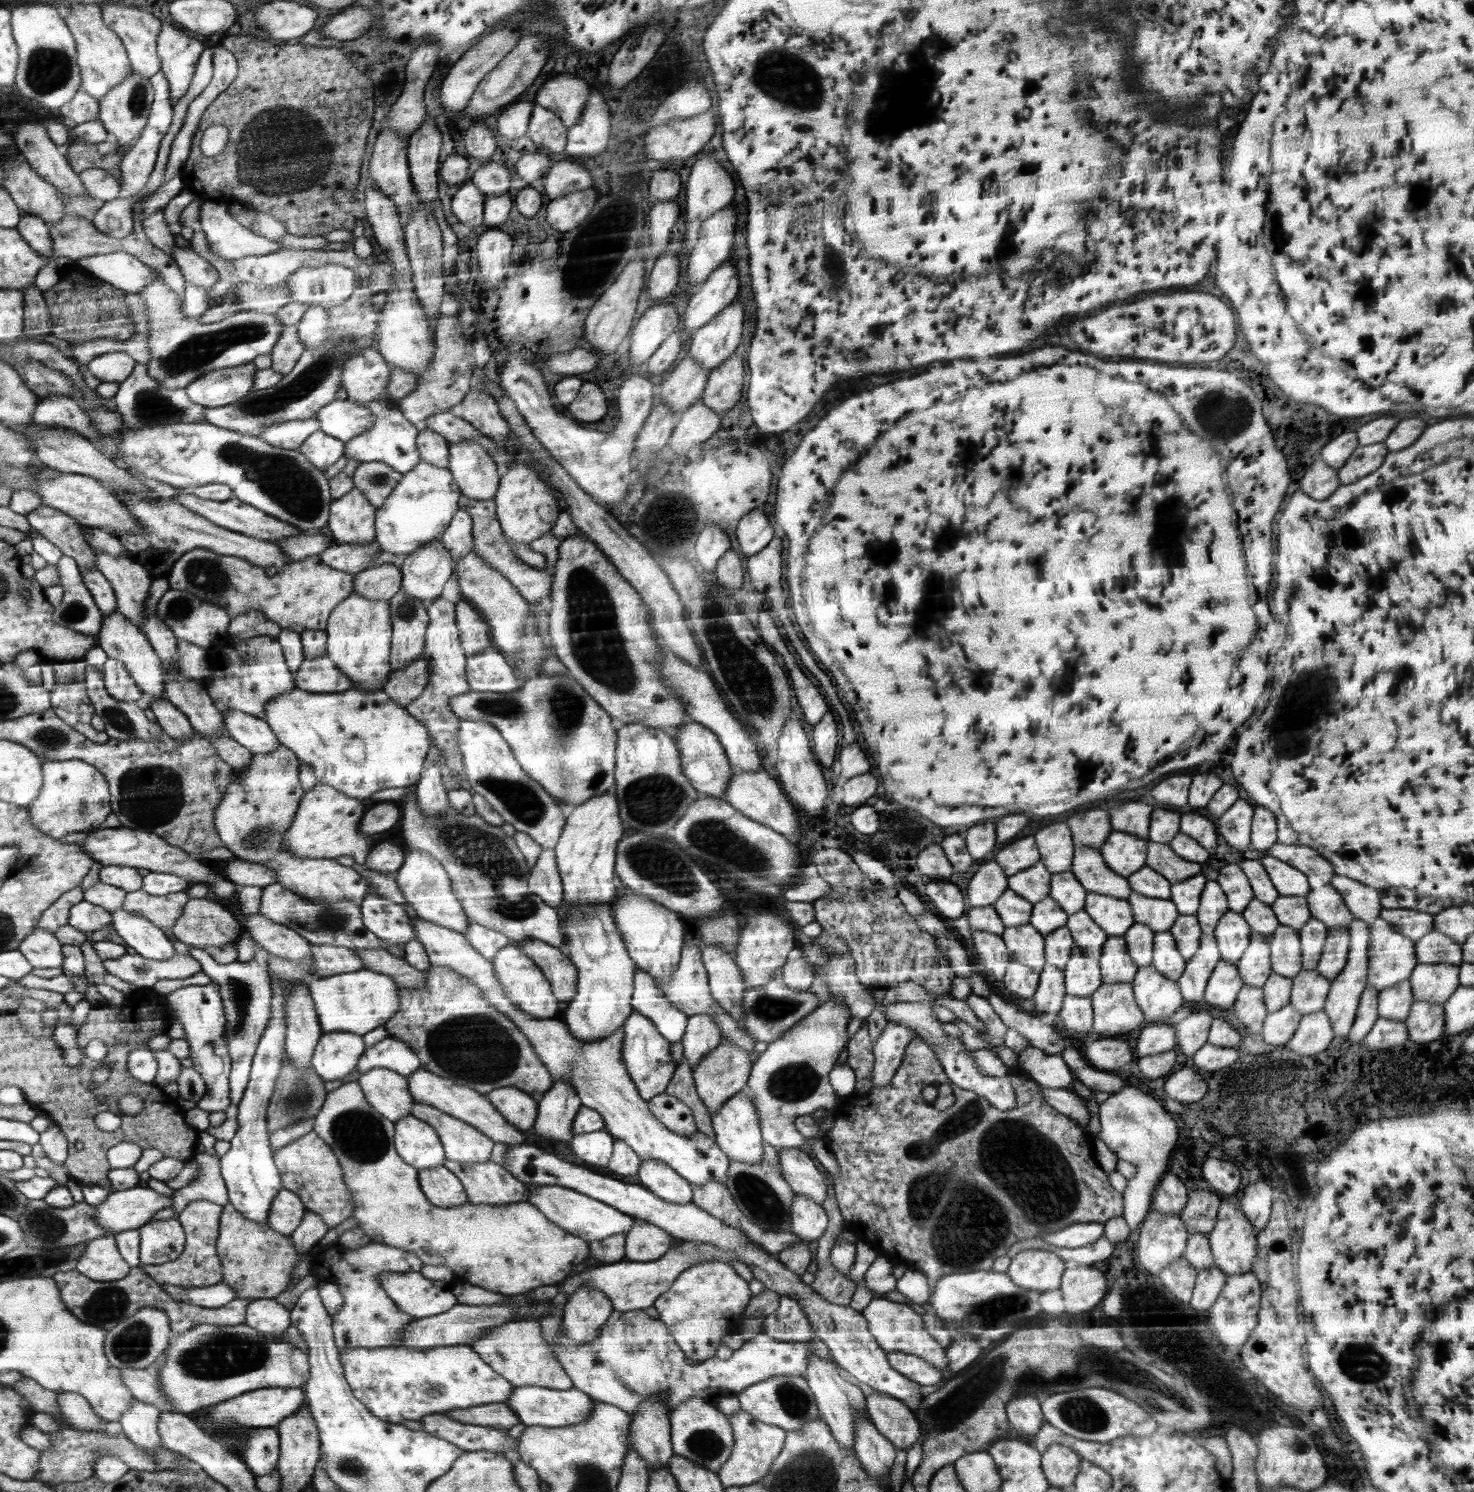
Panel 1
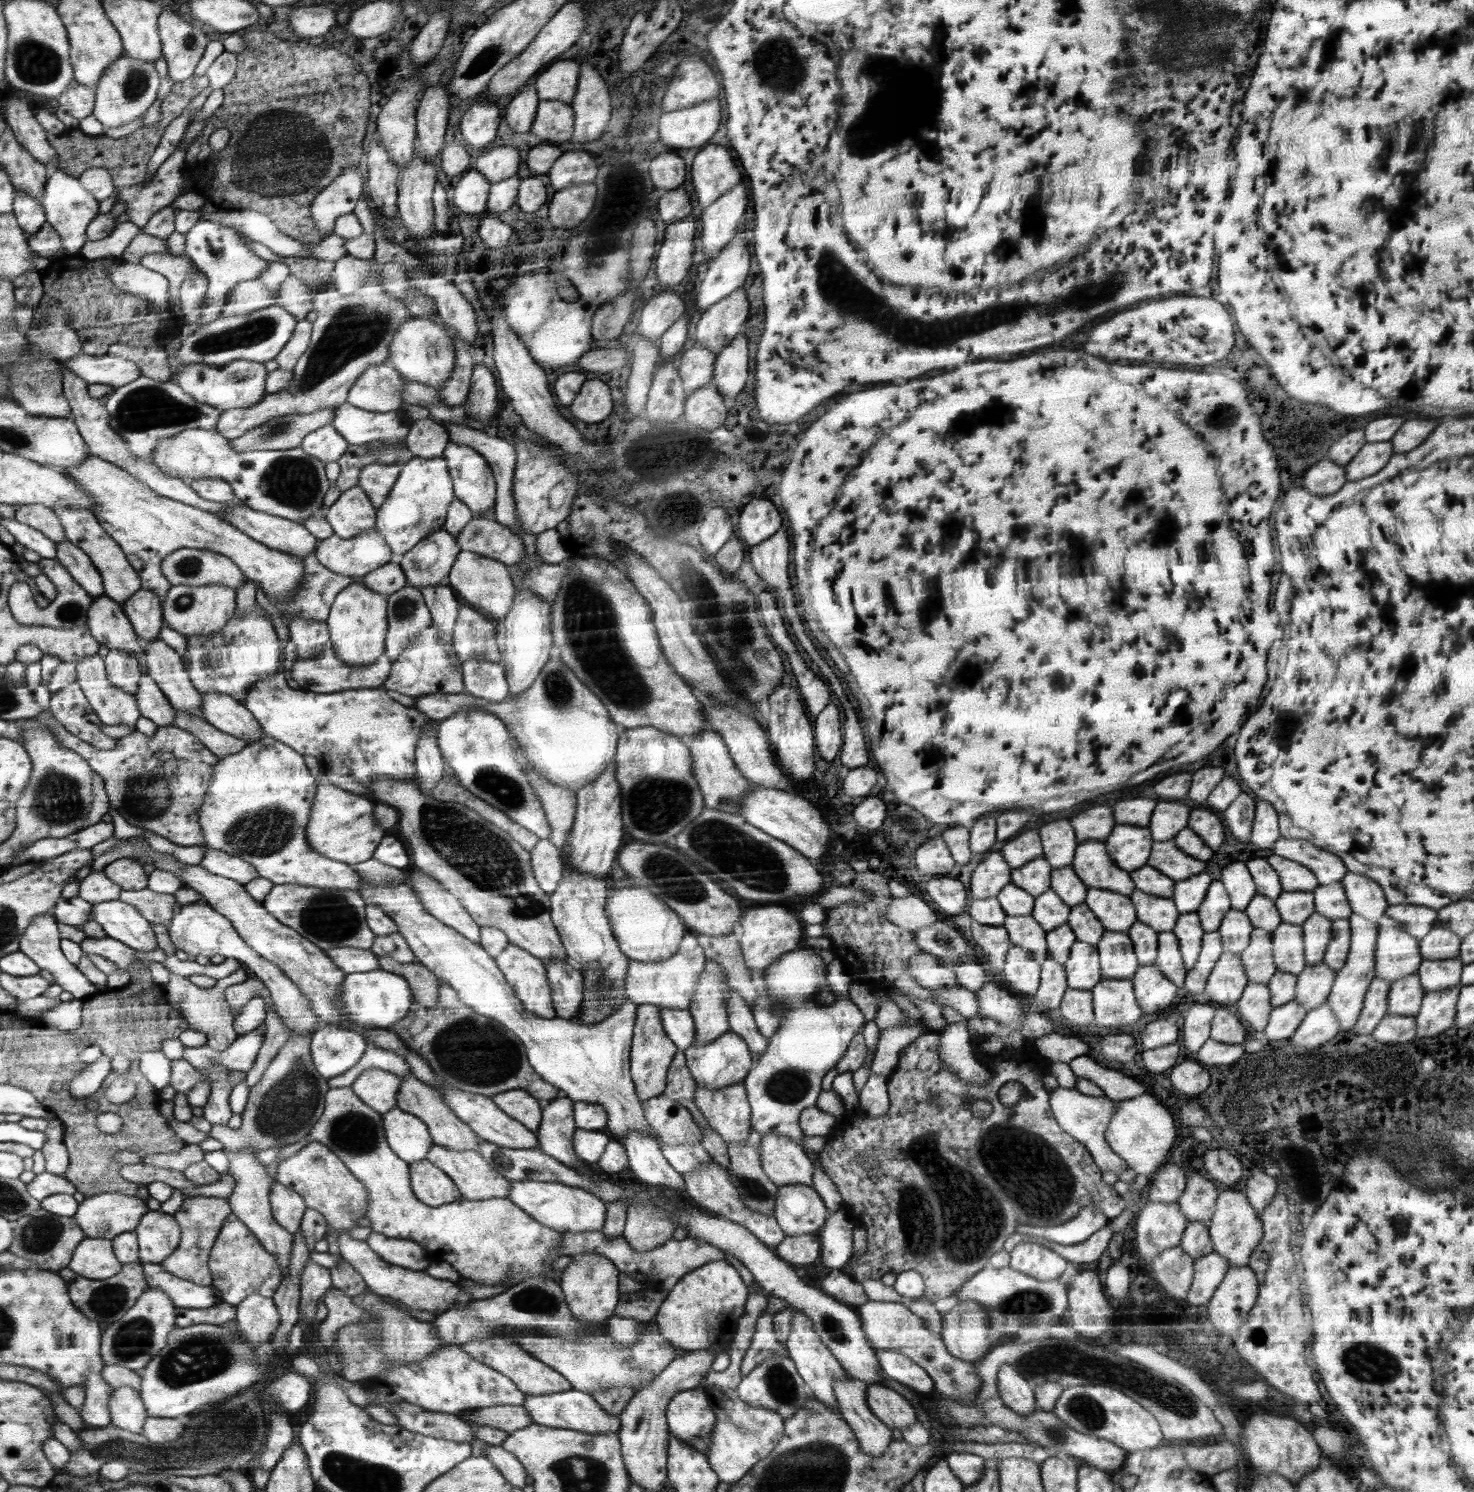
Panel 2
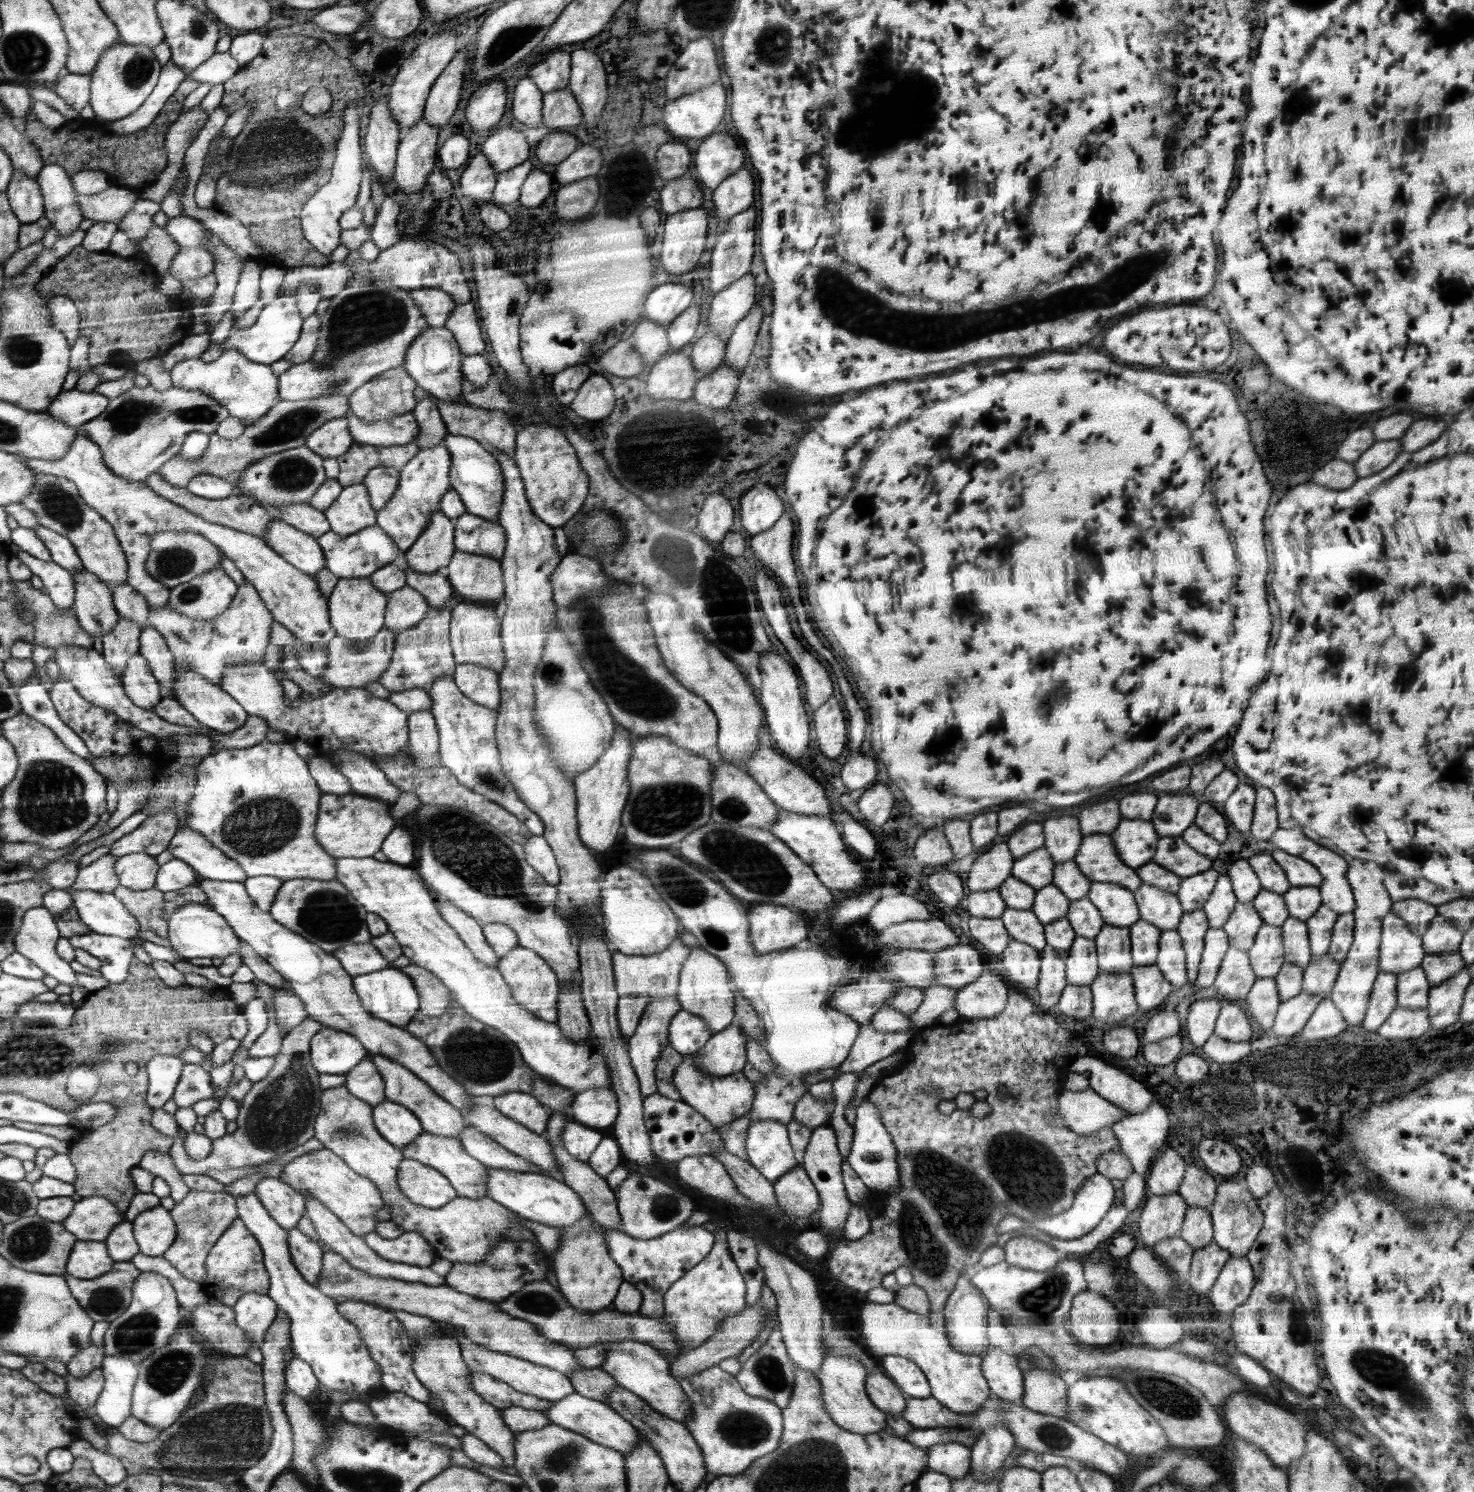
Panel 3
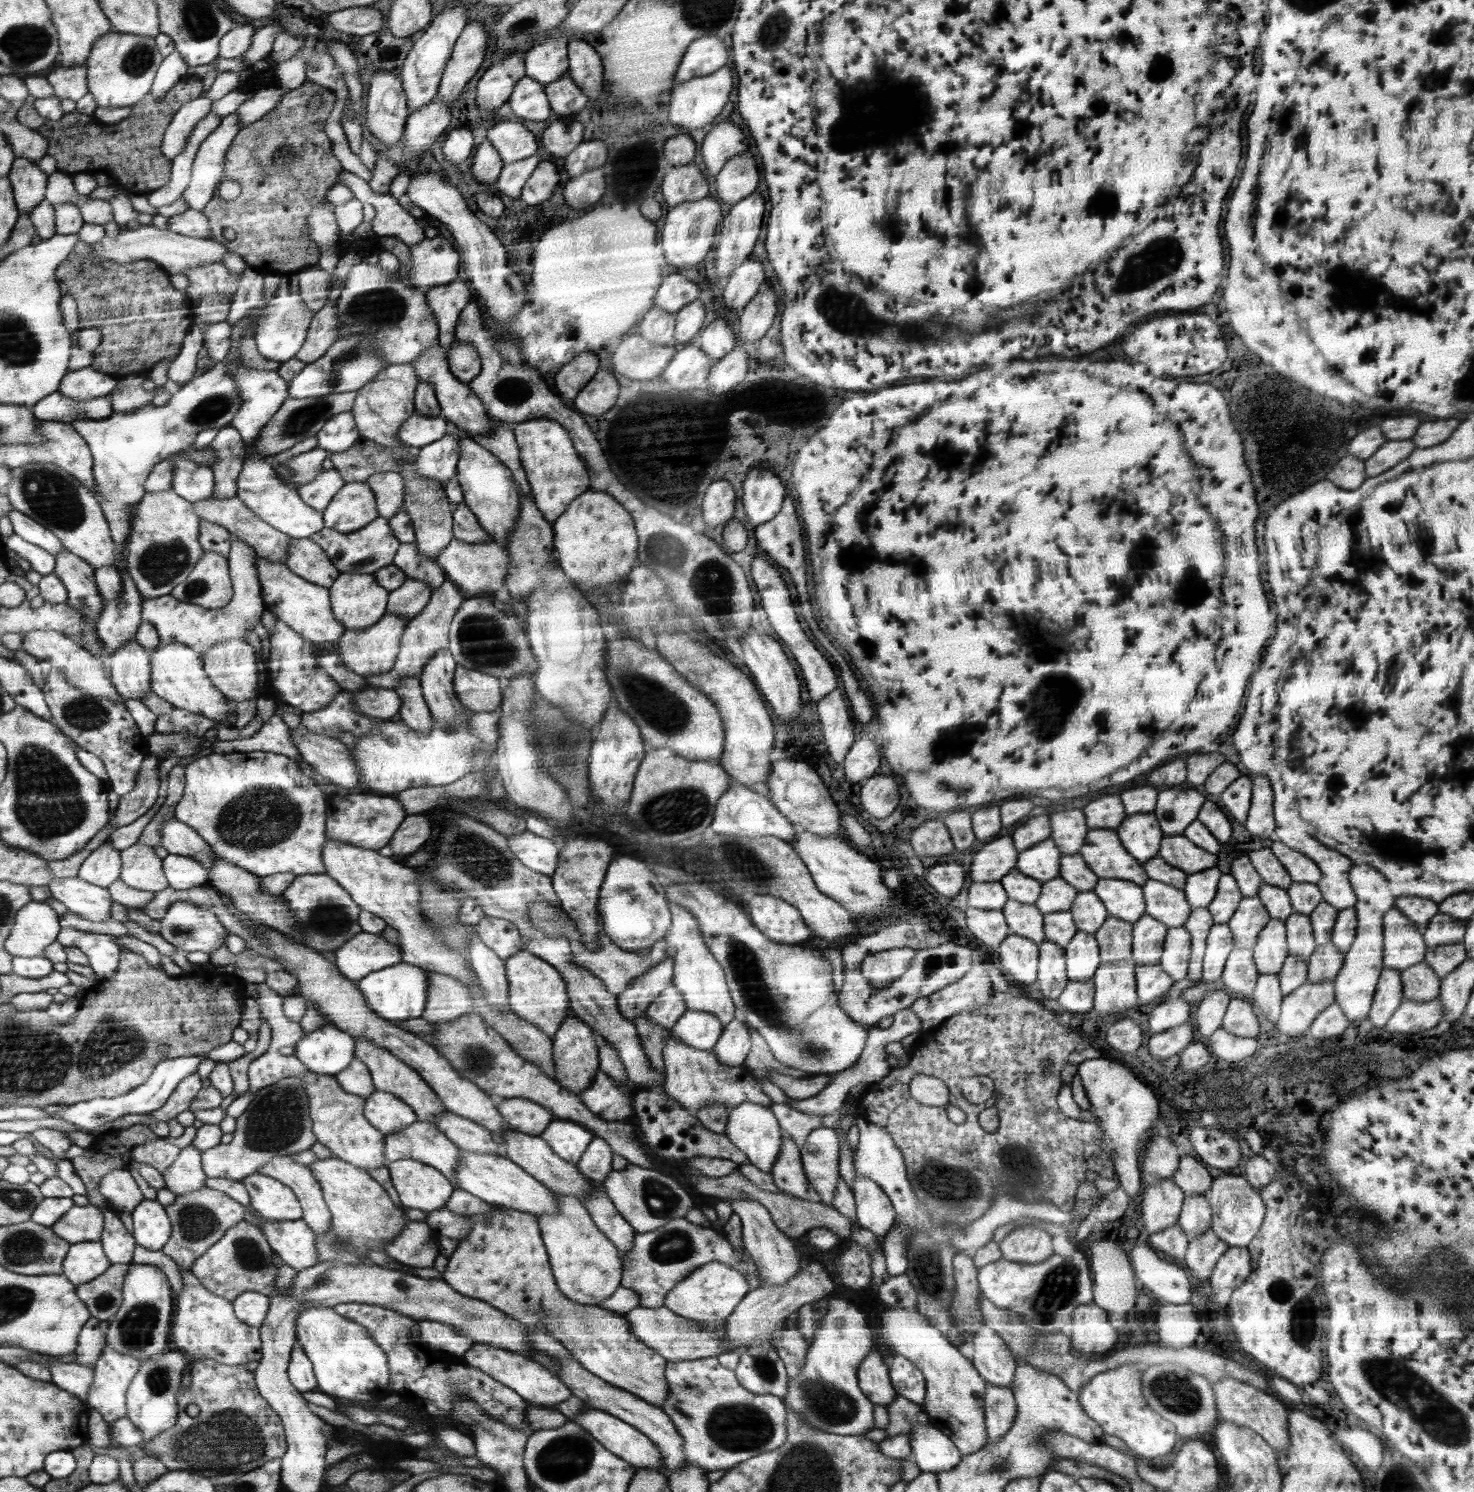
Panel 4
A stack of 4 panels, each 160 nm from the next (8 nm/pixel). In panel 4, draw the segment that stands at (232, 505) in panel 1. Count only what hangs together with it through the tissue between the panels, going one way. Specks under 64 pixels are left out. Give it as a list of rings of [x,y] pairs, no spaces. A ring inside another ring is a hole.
[[[291,537],[288,545],[288,557],[284,561],[292,572],[304,577],[304,580],[315,582],[331,588],[340,575],[339,569],[327,556],[326,550],[316,541],[308,538]]]

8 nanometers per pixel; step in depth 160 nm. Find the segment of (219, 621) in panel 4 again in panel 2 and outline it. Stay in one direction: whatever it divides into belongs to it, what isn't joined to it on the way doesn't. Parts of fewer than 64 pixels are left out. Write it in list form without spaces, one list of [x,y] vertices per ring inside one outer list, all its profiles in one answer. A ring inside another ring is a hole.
[[[239,610],[235,611],[231,620],[220,631],[210,635],[185,635],[187,647],[183,654],[183,663],[191,677],[192,684],[201,693],[214,691],[235,697],[241,703],[246,700],[247,694],[259,680],[271,678],[278,674],[278,656],[280,656],[280,646],[276,632],[270,624],[270,618],[258,611],[246,611],[244,614]]]

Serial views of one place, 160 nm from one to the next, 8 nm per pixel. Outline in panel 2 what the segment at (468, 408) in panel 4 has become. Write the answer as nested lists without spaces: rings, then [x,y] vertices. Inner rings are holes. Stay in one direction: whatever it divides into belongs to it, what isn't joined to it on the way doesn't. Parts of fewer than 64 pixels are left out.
[[[409,315],[409,319],[399,328],[392,339],[388,359],[405,381],[415,381],[432,387],[442,387],[455,365],[455,343],[448,336],[444,325],[420,316]]]

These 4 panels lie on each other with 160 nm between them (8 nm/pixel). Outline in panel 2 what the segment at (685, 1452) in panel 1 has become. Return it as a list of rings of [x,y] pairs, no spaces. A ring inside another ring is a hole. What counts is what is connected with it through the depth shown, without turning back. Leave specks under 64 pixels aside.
[[[698,1386],[678,1392],[666,1413],[670,1434],[707,1456],[717,1420],[705,1389]]]

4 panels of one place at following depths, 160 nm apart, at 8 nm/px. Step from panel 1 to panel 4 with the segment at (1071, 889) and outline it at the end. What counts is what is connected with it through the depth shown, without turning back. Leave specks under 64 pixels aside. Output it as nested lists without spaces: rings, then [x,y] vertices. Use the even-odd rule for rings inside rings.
[[[1080,854],[1061,856],[1060,864],[1060,878],[1066,880],[1078,892],[1092,891],[1095,888],[1099,876],[1088,868]]]

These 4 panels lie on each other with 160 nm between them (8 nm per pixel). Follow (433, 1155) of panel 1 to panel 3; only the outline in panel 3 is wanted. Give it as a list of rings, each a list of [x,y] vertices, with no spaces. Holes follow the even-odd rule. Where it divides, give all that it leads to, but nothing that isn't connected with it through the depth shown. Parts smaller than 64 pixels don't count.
[[[384,1100],[373,1107],[375,1127],[400,1150],[426,1131],[419,1117],[404,1105]]]

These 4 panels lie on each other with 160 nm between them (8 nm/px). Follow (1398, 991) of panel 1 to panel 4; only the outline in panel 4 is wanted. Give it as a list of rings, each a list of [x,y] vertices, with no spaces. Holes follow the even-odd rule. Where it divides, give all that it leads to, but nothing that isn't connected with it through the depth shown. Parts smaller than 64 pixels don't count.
[[[1424,961],[1401,971],[1401,979],[1403,1000],[1426,1002],[1439,995],[1441,977]]]

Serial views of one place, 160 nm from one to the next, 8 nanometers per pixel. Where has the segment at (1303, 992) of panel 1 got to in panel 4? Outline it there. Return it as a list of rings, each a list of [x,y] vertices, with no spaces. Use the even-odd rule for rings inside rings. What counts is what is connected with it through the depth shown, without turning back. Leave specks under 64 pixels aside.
[[[1331,940],[1317,946],[1307,960],[1307,982],[1310,984],[1333,982],[1341,971],[1344,957],[1345,955],[1334,946]]]

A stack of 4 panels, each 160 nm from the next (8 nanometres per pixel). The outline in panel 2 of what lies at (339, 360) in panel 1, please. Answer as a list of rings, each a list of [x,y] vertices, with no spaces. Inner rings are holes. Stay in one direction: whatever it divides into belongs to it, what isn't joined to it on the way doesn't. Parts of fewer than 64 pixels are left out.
[[[369,278],[353,294],[344,296],[335,288],[327,287],[316,293],[312,298],[312,317],[314,330],[311,332],[310,346],[306,354],[299,358],[292,370],[292,381],[288,387],[276,393],[266,394],[263,399],[254,406],[246,408],[228,409],[220,413],[215,428],[224,436],[232,440],[246,434],[251,428],[260,427],[279,416],[294,414],[310,414],[322,411],[324,407],[338,407],[347,402],[351,389],[360,376],[364,375],[368,367],[382,364],[390,358],[390,346],[392,339],[398,334],[399,328],[409,319],[410,313],[406,305],[400,300],[383,292],[378,278]]]

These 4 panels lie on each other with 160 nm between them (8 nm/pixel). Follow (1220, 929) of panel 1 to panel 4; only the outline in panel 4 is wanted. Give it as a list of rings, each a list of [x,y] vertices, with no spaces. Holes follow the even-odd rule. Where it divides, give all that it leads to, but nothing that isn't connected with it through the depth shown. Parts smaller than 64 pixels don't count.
[[[1258,895],[1243,897],[1231,919],[1227,922],[1233,934],[1233,946],[1253,948],[1260,931],[1266,926],[1270,916]]]

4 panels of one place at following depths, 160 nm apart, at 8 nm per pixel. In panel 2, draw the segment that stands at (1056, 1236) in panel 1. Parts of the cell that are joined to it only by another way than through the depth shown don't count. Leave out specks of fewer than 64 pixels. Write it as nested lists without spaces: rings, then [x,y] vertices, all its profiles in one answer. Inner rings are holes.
[[[1084,1206],[1074,1218],[1070,1218],[1064,1224],[1058,1226],[1030,1226],[1022,1224],[1016,1228],[1016,1232],[1022,1234],[1032,1234],[1032,1236],[1042,1236],[1048,1238],[1056,1244],[1081,1244],[1108,1224],[1109,1219],[1096,1208],[1096,1206]]]

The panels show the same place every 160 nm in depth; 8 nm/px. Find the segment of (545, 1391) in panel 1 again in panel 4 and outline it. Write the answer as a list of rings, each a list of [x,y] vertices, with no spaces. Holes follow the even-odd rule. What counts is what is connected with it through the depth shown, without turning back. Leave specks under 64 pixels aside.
[[[587,1406],[582,1413],[576,1415],[570,1421],[574,1421],[587,1429],[600,1444],[604,1445],[604,1448],[611,1450],[616,1456],[623,1457],[623,1460],[634,1466],[636,1470],[663,1471],[663,1453],[660,1452],[658,1445],[643,1432],[640,1432],[635,1425],[628,1424],[627,1421],[612,1416],[612,1413]]]

